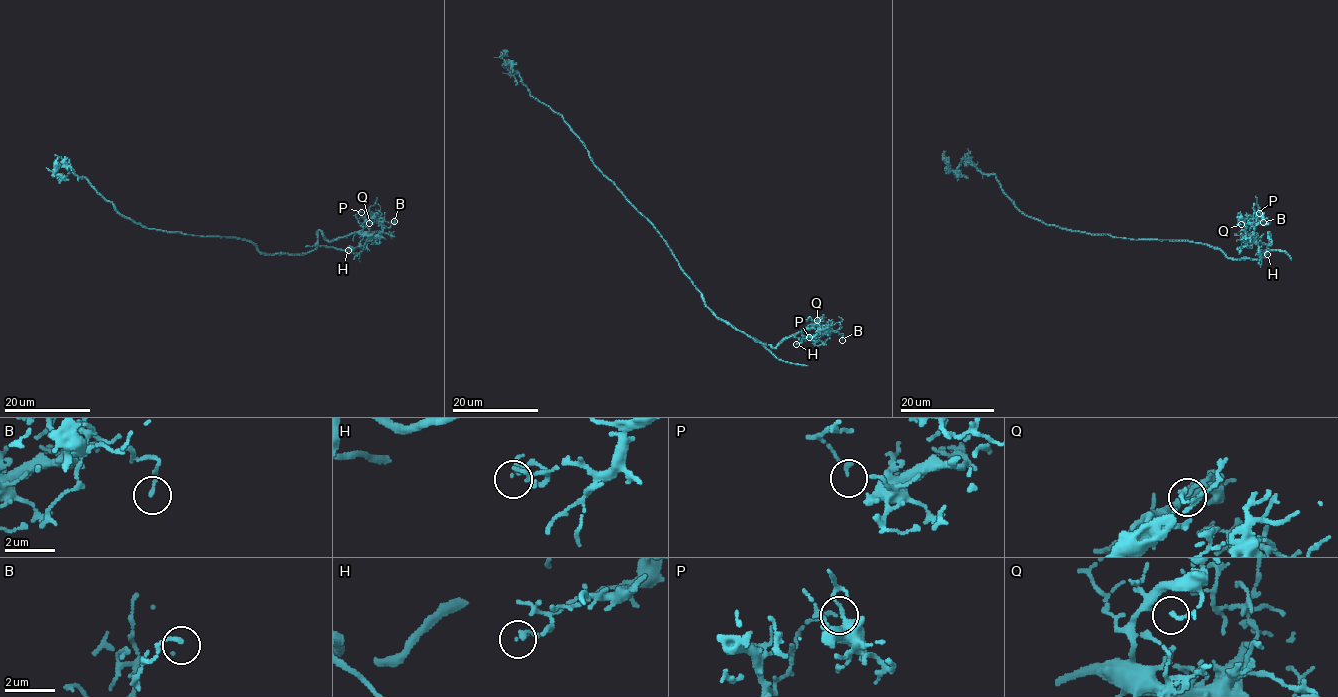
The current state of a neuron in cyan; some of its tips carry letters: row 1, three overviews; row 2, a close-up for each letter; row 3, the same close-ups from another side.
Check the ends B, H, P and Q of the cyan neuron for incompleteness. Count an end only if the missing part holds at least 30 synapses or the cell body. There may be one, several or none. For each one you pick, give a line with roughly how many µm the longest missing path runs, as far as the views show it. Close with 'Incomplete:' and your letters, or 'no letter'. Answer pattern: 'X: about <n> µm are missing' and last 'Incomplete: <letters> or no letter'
Incomplete: no letter

